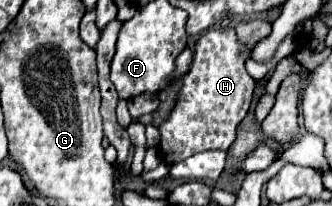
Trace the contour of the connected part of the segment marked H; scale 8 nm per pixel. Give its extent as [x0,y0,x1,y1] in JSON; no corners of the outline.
[158,28,254,166]

